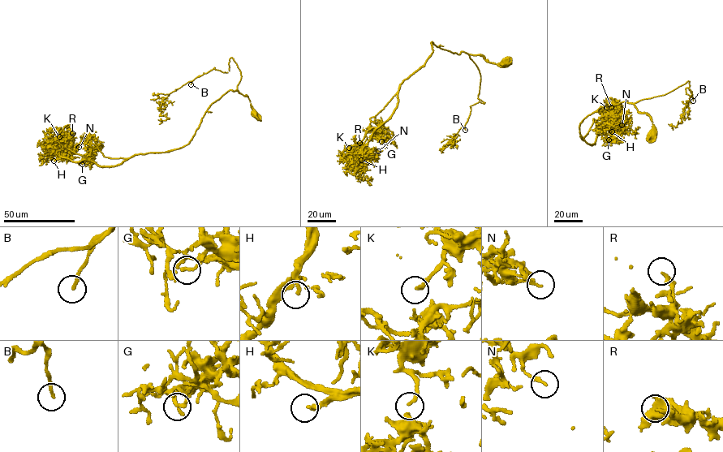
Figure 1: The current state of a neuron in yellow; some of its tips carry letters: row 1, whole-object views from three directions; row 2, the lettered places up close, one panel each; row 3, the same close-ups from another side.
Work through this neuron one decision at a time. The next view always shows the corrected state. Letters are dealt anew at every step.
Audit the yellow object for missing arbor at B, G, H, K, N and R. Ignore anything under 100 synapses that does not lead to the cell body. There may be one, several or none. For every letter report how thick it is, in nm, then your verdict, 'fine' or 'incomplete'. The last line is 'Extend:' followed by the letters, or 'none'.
B: 150 nm thick; incomplete
G: 170 nm thick; fine
H: 220 nm thick; incomplete
K: 120 nm thick; fine
N: 150 nm thick; fine
R: 240 nm thick; fine
Extend: B, H

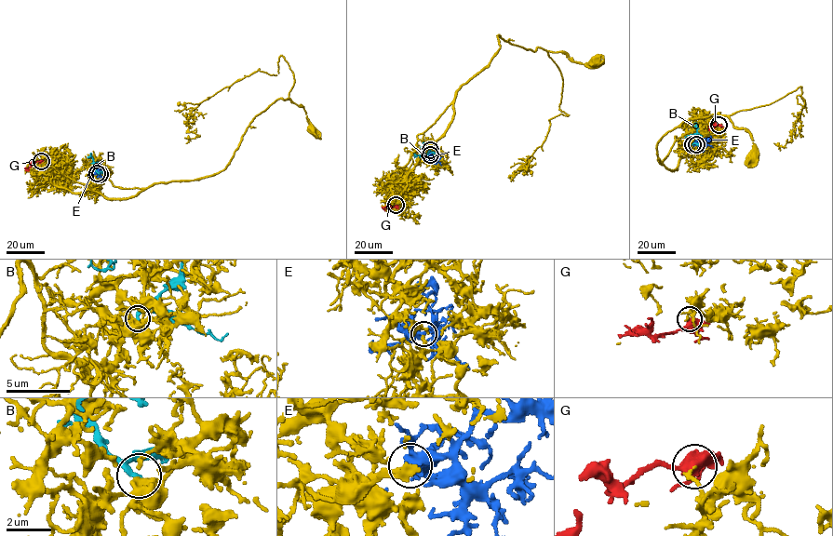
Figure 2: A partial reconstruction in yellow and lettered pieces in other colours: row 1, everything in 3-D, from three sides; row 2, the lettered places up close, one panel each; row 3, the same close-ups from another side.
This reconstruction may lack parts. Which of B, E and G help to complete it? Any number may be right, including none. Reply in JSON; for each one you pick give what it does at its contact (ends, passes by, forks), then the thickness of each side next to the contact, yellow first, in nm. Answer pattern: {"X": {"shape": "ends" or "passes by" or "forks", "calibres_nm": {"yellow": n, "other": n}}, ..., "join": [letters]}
{"E": {"shape": "forks", "calibres_nm": {"yellow": 190, "other": 340}}, "join": ["E"]}

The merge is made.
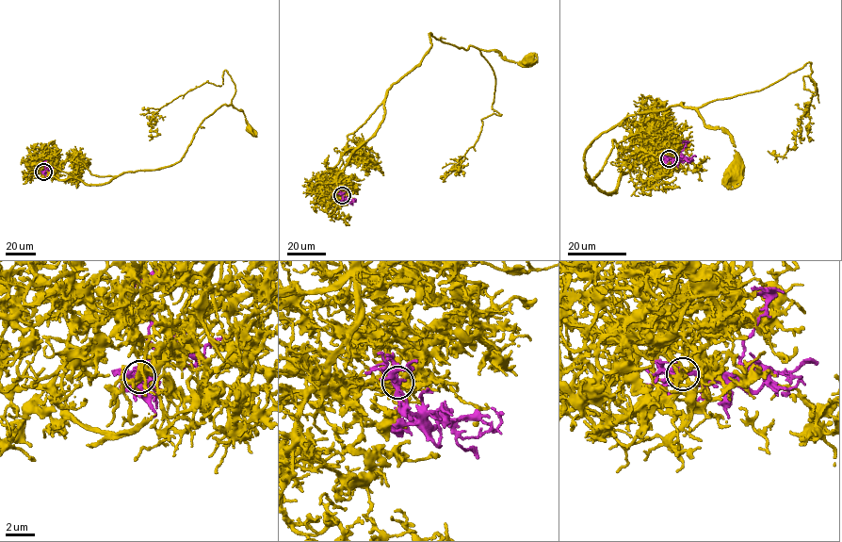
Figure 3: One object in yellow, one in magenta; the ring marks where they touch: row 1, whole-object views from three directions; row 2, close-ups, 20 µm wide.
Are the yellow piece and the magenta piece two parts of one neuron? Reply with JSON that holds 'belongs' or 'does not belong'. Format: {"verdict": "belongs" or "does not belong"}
{"verdict": "belongs"}

